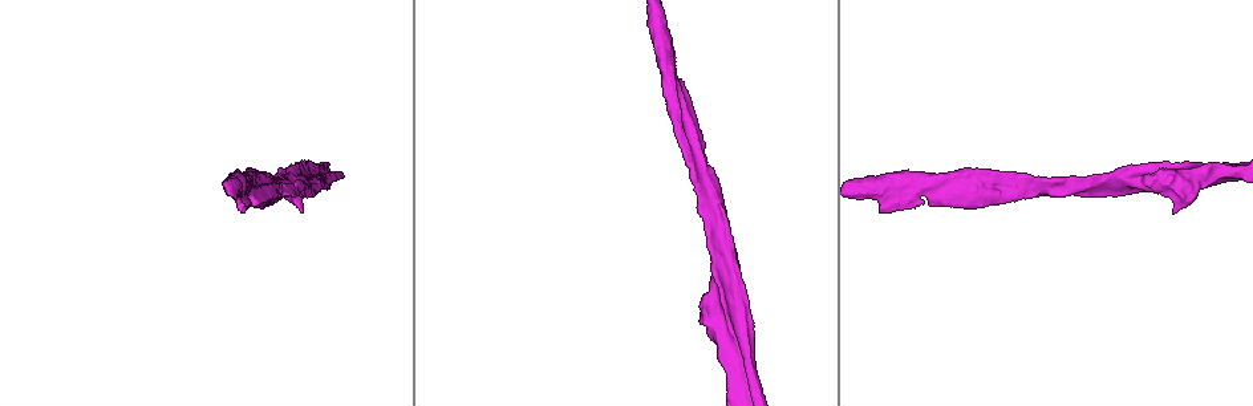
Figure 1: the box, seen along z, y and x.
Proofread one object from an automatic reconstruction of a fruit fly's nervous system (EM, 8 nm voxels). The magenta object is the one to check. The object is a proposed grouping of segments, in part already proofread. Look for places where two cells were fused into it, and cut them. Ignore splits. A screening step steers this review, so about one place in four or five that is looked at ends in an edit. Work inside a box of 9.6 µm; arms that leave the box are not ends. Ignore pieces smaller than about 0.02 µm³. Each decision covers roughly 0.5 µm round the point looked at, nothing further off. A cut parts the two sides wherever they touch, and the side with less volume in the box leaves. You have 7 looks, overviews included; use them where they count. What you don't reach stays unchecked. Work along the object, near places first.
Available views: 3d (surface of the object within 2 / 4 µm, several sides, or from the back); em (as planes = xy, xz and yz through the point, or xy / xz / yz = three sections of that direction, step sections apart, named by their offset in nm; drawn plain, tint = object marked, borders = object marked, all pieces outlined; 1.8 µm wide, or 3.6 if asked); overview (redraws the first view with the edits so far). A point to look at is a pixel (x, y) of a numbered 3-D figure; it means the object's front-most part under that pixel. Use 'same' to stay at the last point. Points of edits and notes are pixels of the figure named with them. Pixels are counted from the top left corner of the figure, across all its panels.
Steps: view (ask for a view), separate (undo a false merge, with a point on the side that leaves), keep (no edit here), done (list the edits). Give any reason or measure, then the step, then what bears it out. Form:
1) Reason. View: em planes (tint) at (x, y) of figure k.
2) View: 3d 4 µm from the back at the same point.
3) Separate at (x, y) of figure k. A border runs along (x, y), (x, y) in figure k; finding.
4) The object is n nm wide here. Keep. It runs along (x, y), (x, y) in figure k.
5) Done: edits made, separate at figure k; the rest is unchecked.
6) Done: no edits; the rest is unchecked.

A fork. View: em planes (tint) at (912, 184) of figure 1.

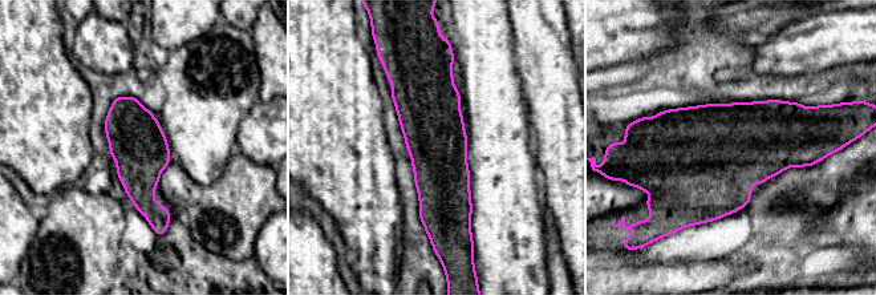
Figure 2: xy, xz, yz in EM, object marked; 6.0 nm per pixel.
Keep. All the same cell.

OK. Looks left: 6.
View: 3d 4 µm at (699, 168) of figure 1.

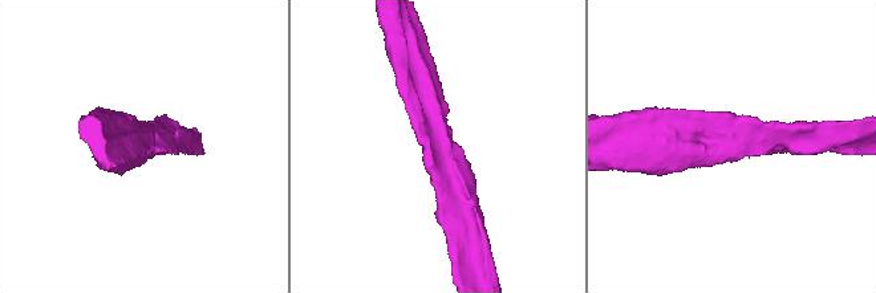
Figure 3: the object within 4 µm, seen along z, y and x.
Need the tissue. View: em 3.6 µm planes (tint) at (735, 144) of figure 3.

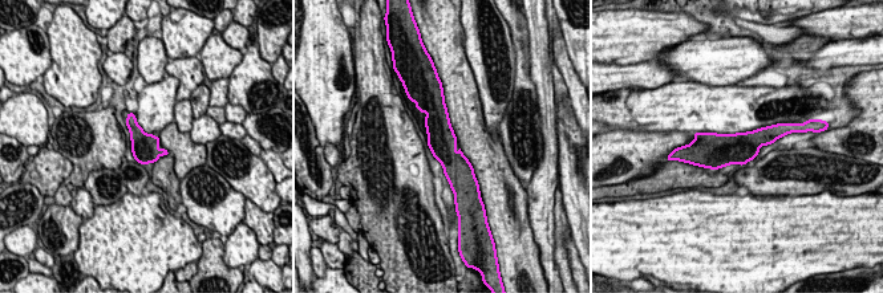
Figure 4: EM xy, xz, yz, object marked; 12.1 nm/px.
Keep. It runs along (441, 108), (454, 182) in figure 4; continuous, no second cell.

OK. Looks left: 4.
Calibre changes. View: 3d 4 µm at (300, 187) of figure 1.

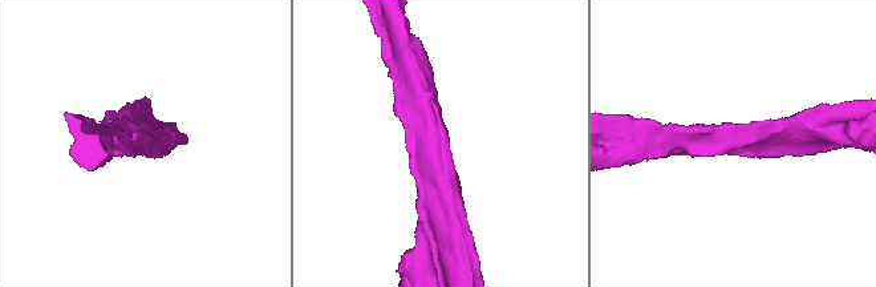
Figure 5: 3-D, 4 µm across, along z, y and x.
View: em planes (plain) at (441, 157) of figure 5.

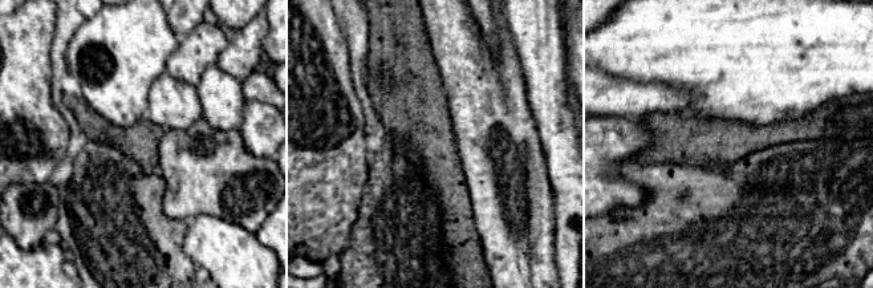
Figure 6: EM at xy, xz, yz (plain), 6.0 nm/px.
See the neighbours. View: em planes (borders) at the same point.

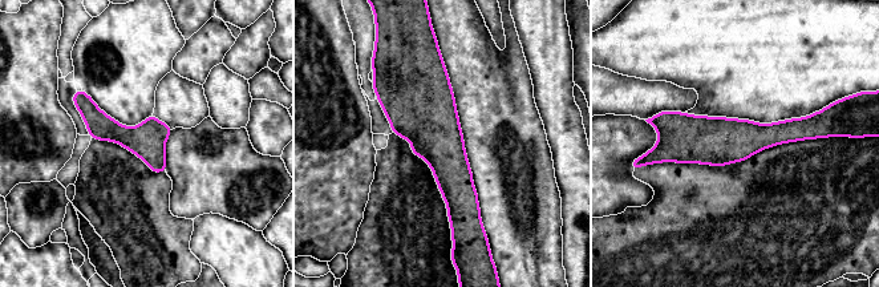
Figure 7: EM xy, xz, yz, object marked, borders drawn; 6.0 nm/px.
The object is 220 nm wide here. Keep. It runs along (819, 134), (680, 140), (660, 148) in figure 7; one cell here.

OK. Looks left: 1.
Done: no edits; the rest is unchecked.

